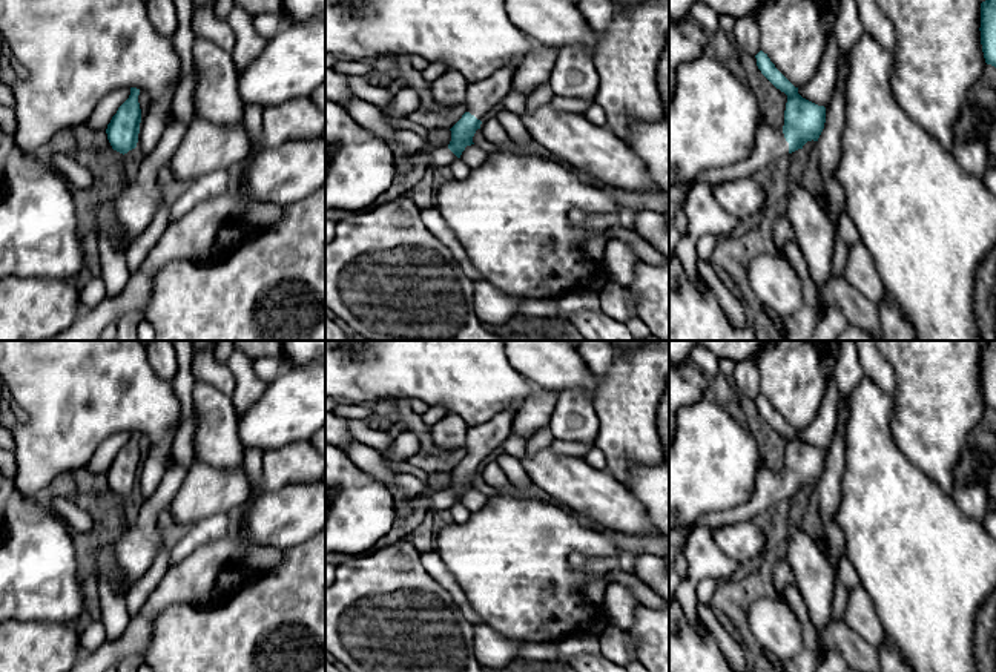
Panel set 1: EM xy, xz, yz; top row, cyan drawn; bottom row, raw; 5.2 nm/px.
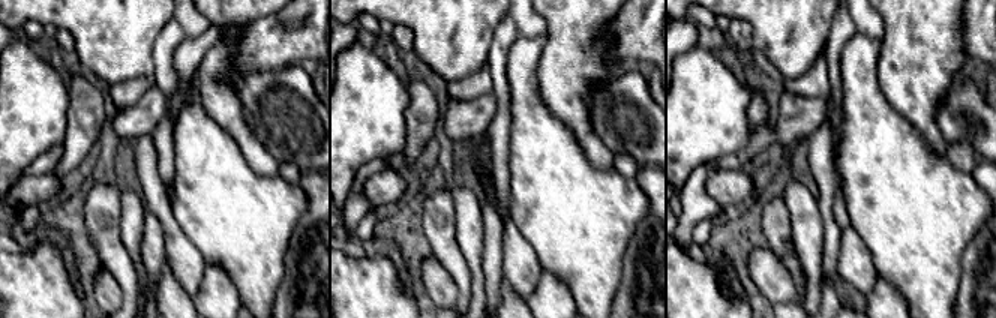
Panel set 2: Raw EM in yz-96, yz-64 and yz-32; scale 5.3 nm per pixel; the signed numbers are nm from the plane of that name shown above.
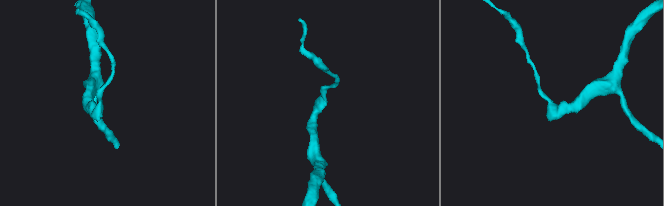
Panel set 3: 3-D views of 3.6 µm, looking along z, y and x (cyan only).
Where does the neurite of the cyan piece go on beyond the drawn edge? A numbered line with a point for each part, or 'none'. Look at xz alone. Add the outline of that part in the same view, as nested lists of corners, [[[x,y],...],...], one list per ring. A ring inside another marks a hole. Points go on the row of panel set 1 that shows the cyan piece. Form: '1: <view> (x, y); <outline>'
1: xz (484, 95); [[[513,60],[490,77],[468,83],[465,110],[483,121],[485,115],[510,94],[517,66],[519,61]]]

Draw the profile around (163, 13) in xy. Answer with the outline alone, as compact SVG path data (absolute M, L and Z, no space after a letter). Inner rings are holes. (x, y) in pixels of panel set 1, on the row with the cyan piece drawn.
M149 0L146 2L146 9L157 32L172 38L178 26L173 0Z

